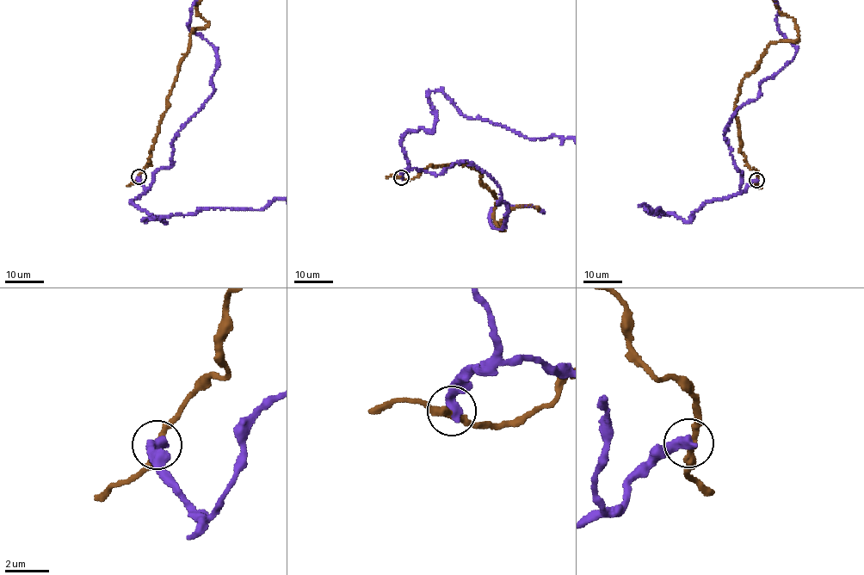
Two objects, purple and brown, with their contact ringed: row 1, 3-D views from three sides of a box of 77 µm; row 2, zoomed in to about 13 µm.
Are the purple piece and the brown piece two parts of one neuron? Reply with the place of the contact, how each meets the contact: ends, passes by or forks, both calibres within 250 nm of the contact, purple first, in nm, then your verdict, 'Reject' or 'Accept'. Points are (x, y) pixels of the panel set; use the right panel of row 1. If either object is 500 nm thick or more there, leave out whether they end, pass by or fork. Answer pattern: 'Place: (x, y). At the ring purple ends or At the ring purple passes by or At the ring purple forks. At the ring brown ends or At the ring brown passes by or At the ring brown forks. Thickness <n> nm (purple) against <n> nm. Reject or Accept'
Place: (756, 180). Thickness 500 nm (purple) against 280 nm. Reject

